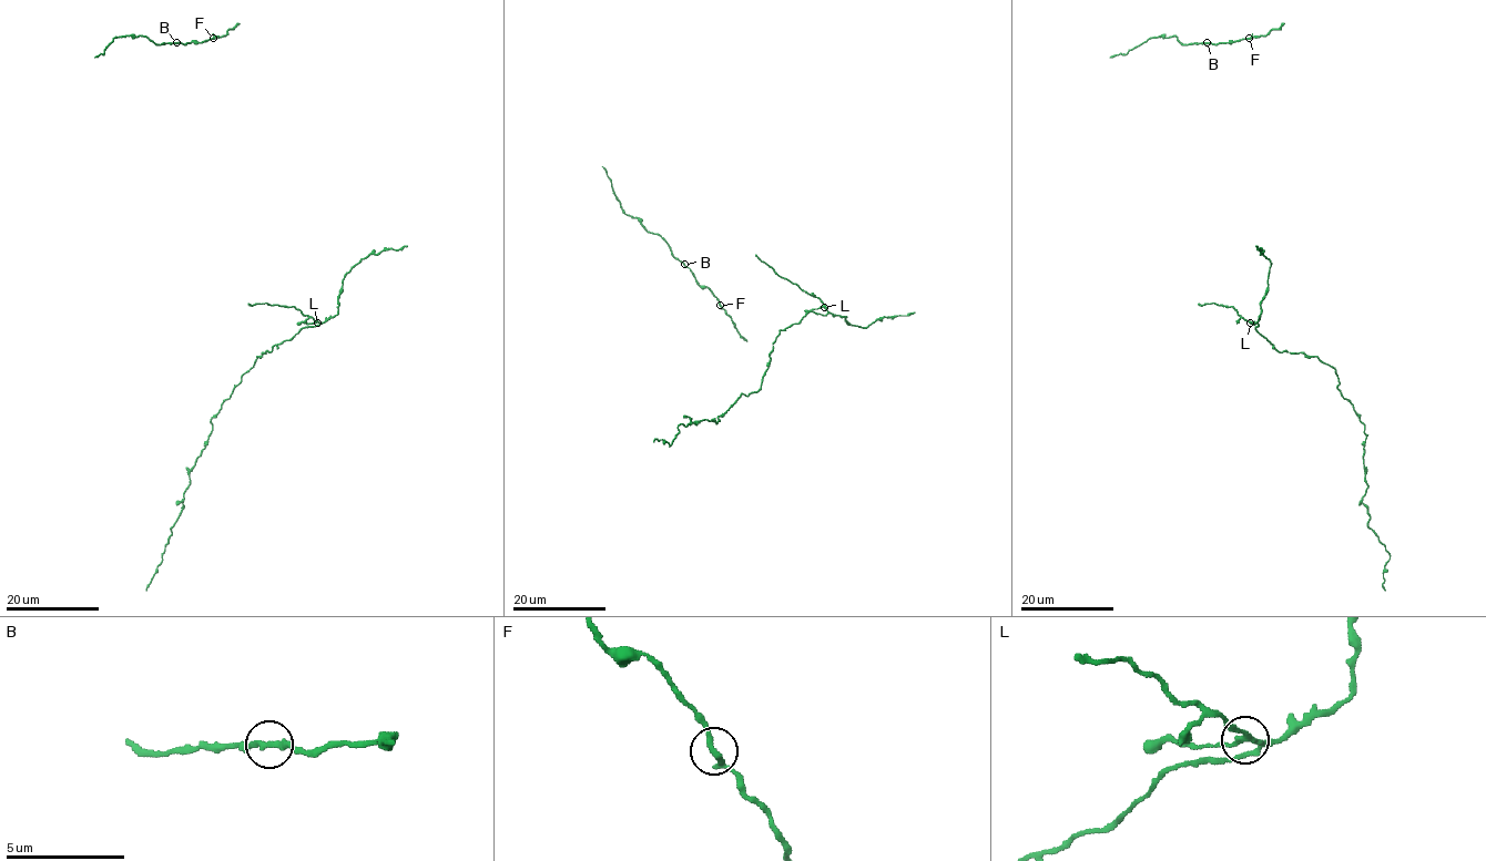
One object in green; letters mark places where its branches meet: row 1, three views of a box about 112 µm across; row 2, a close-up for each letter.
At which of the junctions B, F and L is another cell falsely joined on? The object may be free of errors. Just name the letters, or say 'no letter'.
L

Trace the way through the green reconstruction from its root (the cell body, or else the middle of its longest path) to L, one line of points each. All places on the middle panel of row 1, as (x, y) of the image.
L: (862, 327), (850, 324), (846, 317), (834, 316), (824, 307)

